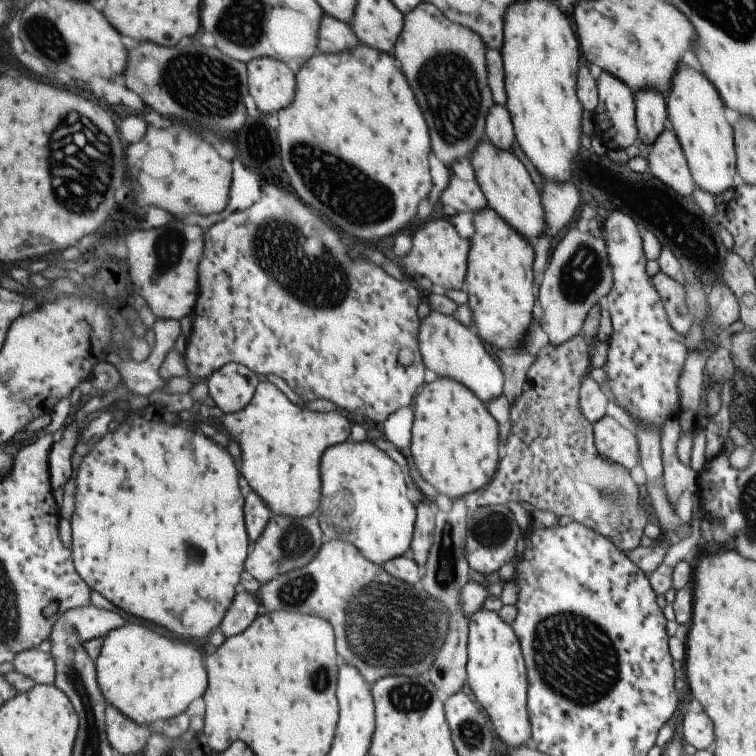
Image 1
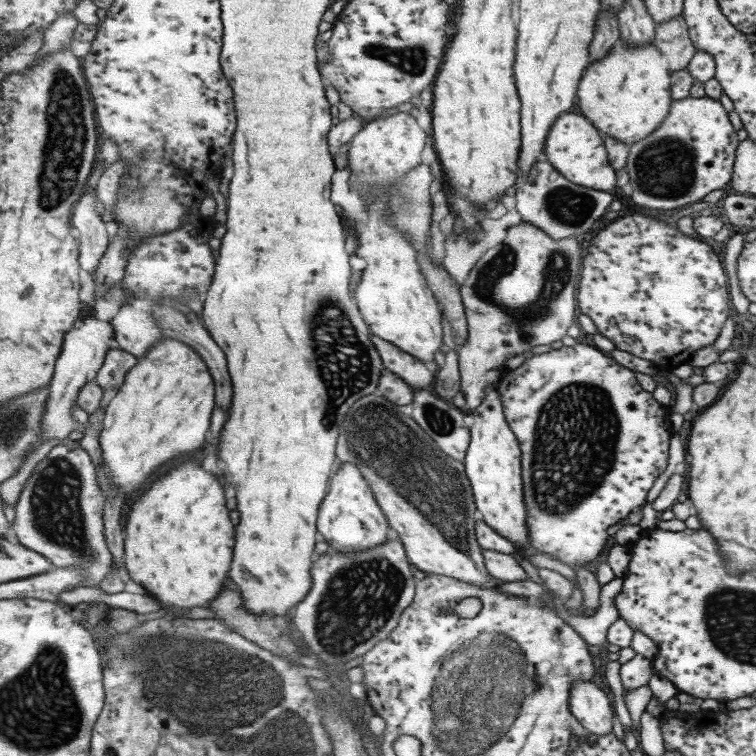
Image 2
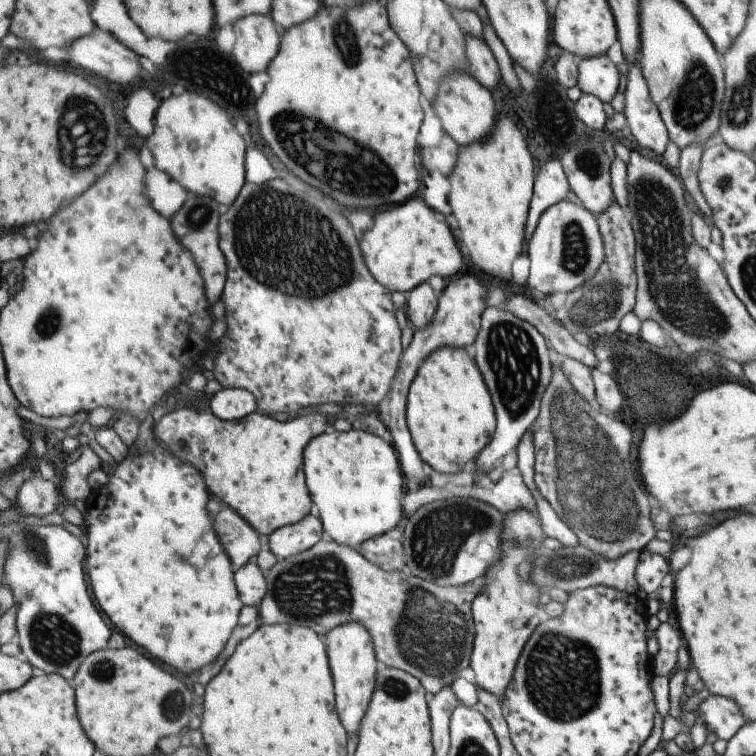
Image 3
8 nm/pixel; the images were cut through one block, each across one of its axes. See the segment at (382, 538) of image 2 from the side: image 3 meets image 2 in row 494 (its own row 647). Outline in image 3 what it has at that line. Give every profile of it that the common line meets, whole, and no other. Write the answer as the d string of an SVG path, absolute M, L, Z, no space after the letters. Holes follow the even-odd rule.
M353 621L331 629L325 638L328 641L329 660L330 666L333 669L334 686L337 691L337 706L340 717L348 732L355 732L358 736L363 717L367 715L367 710L370 708L374 692L377 689L378 673L382 667L376 655L372 634L362 622Z

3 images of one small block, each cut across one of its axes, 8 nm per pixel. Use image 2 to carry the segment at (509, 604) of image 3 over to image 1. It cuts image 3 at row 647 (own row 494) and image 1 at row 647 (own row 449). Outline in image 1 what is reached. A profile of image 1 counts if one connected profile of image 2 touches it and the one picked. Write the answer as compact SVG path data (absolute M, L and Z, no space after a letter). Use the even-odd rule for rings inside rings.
M481 609L470 616L467 670L467 684L486 710L496 734L511 748L528 743L532 745L533 727L528 709L528 667L520 638L517 638L512 624L502 620L497 612Z

